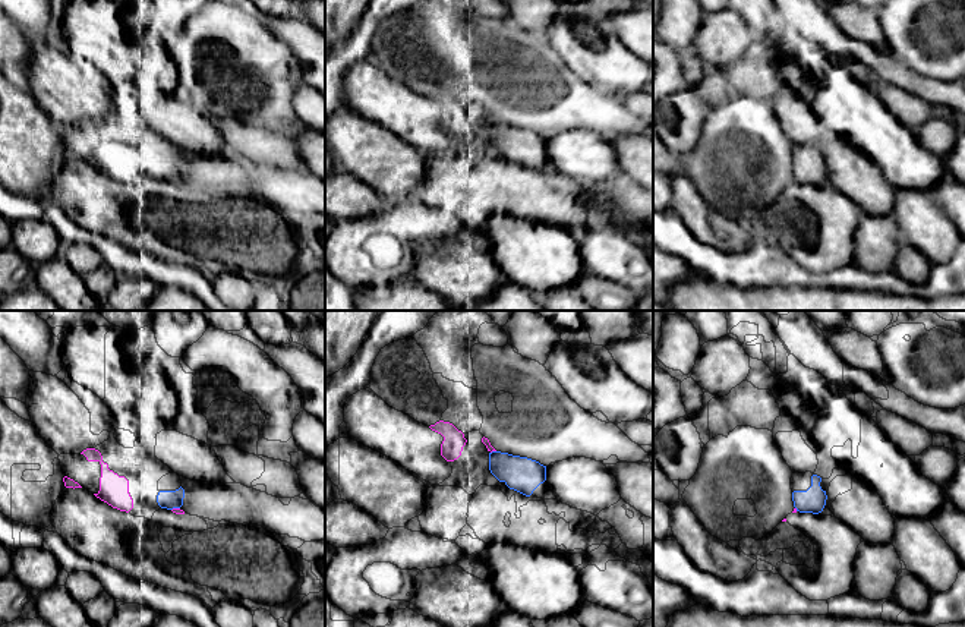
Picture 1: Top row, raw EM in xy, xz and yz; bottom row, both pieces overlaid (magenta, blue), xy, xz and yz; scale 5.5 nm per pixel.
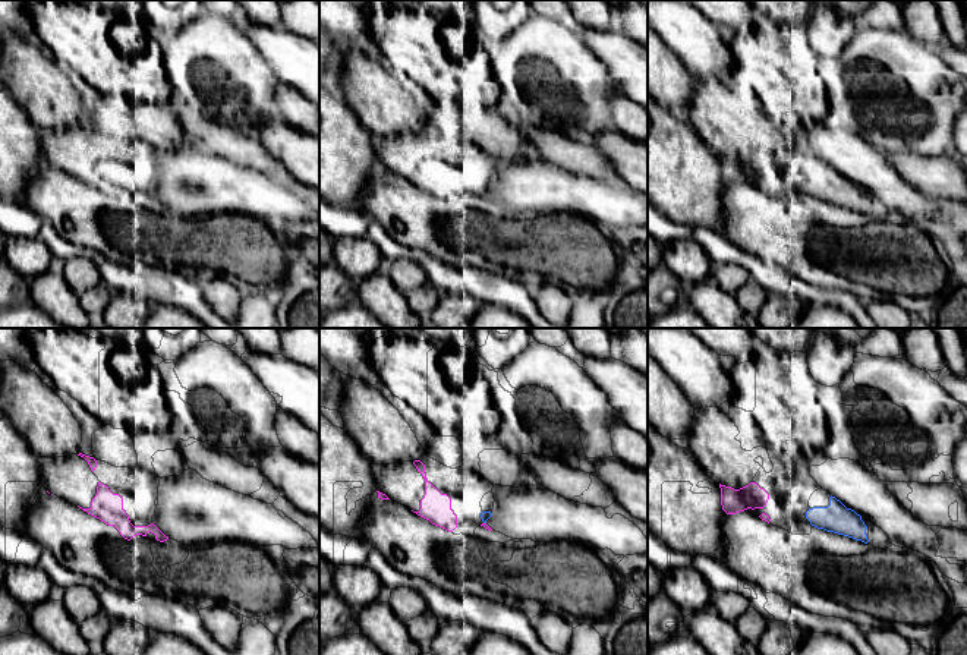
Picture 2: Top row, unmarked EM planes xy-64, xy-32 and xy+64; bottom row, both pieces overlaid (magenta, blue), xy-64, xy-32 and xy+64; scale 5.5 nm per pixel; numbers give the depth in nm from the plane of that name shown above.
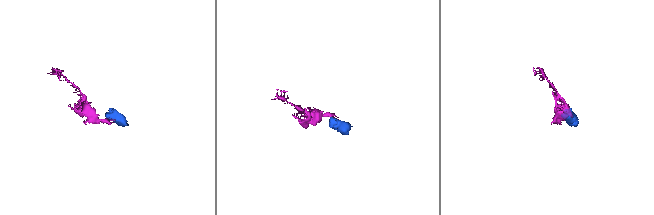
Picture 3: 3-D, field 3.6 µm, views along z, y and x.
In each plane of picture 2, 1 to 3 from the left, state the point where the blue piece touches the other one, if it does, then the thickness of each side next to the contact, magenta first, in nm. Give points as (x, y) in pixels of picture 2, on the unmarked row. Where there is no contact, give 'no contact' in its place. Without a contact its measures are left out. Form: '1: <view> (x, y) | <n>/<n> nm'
1: no contact
2: no contact
3: no contact

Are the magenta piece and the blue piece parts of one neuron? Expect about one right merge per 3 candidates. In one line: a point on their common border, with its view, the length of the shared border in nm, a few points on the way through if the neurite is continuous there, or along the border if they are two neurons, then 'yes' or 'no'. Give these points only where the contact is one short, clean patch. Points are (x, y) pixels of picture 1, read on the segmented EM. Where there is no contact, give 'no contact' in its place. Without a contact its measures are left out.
xy (174, 509) | 50 nm | across xy (174, 510), (174, 509), (169, 500) | yes

